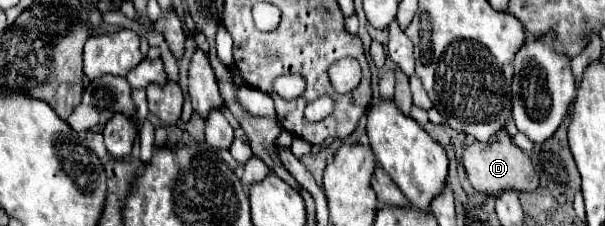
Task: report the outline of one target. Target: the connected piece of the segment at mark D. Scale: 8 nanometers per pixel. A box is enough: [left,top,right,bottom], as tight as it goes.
[462,129,538,195]

